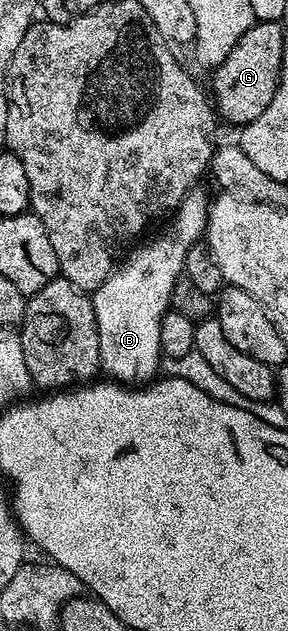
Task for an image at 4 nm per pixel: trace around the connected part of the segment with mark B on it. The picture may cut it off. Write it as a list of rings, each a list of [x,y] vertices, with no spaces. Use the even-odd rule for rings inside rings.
[[[199,186],[192,188],[191,193],[180,202],[179,207],[170,217],[171,225],[168,226],[164,236],[155,236],[148,244],[140,243],[132,247],[111,276],[105,278],[105,282],[101,282],[96,292],[90,293],[93,314],[97,318],[97,338],[101,342],[99,362],[102,371],[112,381],[124,386],[143,386],[154,381],[160,371],[161,318],[172,307],[171,291],[184,275],[183,267],[189,250],[204,239],[207,230],[209,196],[206,196],[201,189],[202,187]]]

